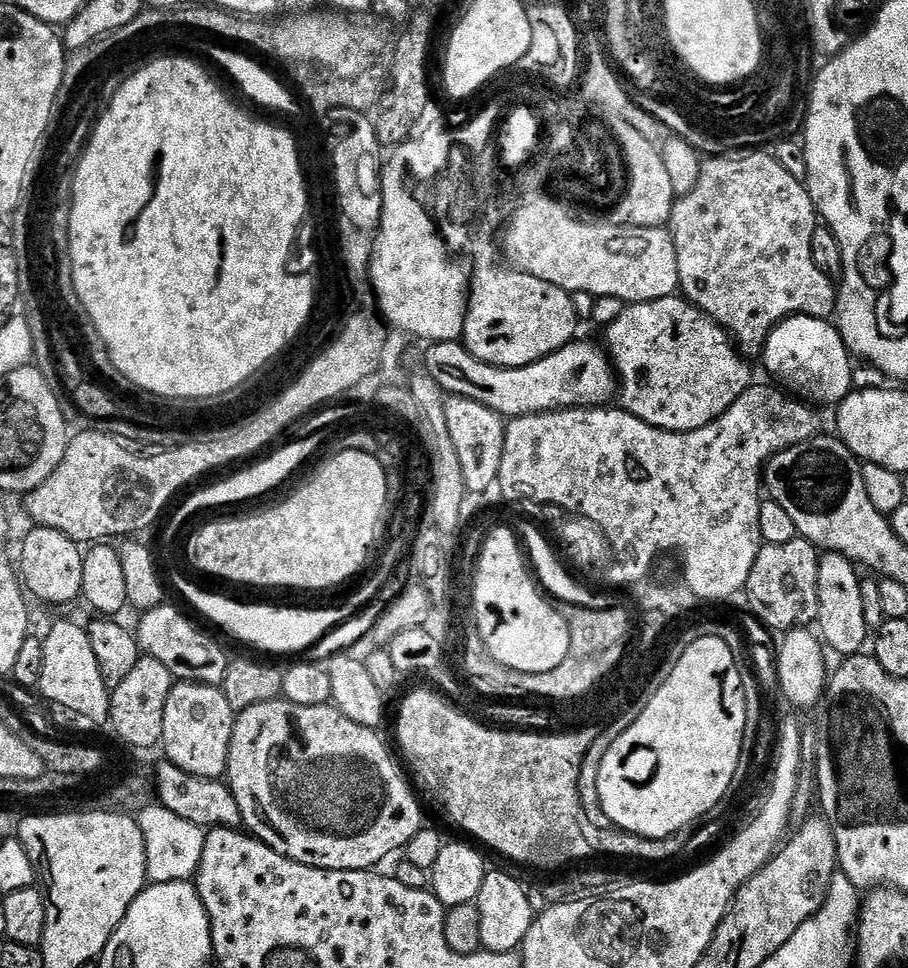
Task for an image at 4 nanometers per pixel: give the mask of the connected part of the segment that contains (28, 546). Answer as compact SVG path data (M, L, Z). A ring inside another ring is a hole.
M39 526L31 529L33 532L20 544L20 564L18 560L18 576L23 587L29 593L33 592L40 600L48 604L68 604L72 599L79 597L83 590L83 566L85 553L81 545L70 539L58 530L50 530Z

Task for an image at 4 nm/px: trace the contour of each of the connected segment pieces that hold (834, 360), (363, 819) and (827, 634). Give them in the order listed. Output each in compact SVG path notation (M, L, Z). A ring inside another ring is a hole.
M796 315L781 320L768 335L762 349L762 361L768 371L775 369L792 391L805 403L817 406L838 406L852 391L851 355L836 326L827 319L815 316ZM789 354L794 357L787 360Z
M277 698L270 702L262 702L258 706L250 706L245 712L236 717L236 731L234 733L234 768L240 771L239 791L252 796L264 824L268 827L268 833L262 836L265 844L277 849L288 856L294 862L305 864L311 868L321 868L327 872L367 872L375 869L391 852L407 849L410 841L425 827L424 812L404 777L404 772L396 768L392 756L388 753L386 745L380 741L379 731L352 722L346 714L339 711L331 703L318 706L298 706L290 701Z
M835 554L821 555L820 565L817 568L818 576L816 578L816 594L818 605L818 625L820 624L819 635L822 637L823 643L828 644L836 652L841 652L841 657L847 658L855 656L861 651L860 648L864 644L864 639L869 639L870 628L864 622L864 592L860 589L860 580L856 577L858 572L857 565L847 560L845 556Z

